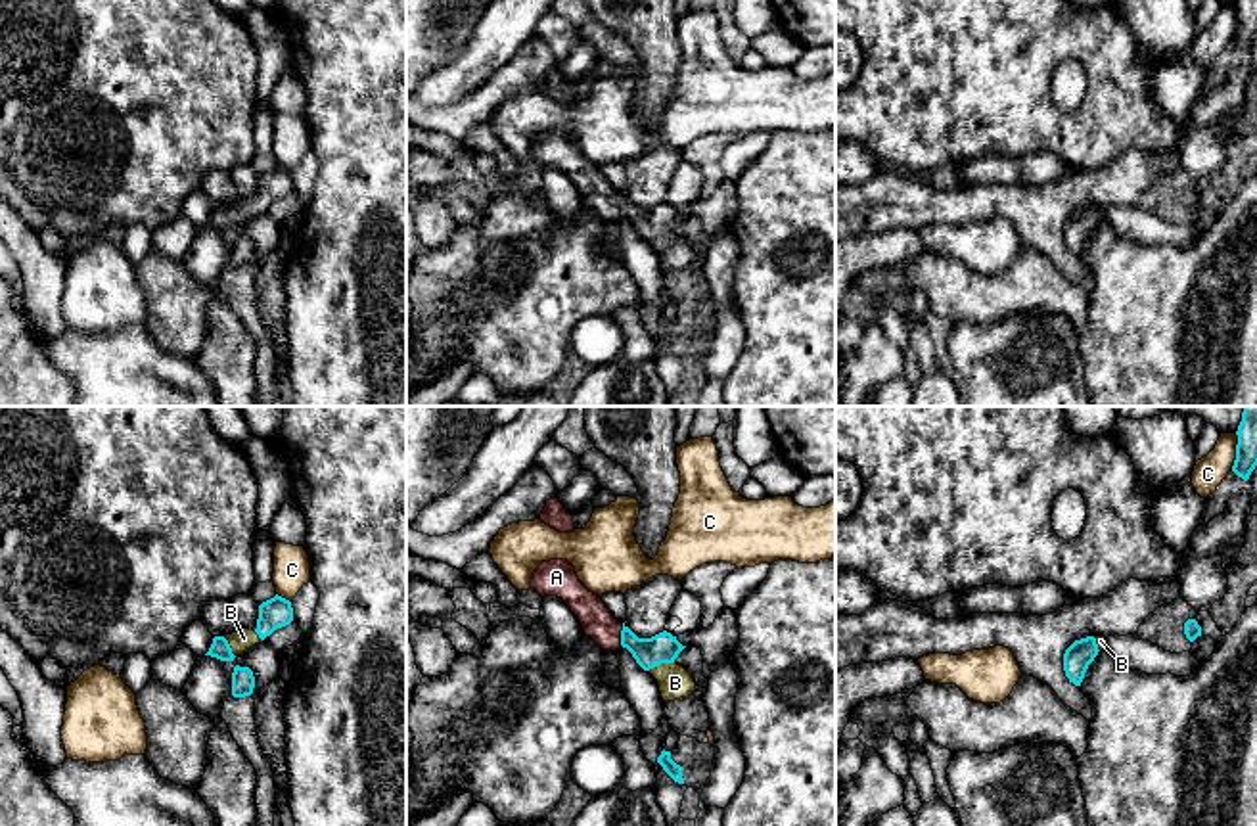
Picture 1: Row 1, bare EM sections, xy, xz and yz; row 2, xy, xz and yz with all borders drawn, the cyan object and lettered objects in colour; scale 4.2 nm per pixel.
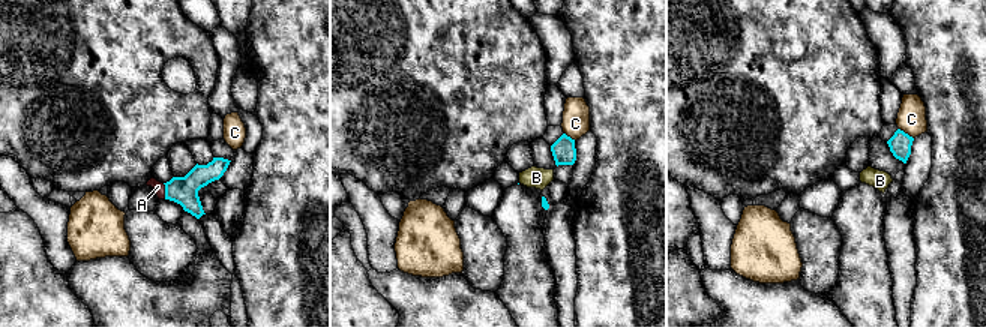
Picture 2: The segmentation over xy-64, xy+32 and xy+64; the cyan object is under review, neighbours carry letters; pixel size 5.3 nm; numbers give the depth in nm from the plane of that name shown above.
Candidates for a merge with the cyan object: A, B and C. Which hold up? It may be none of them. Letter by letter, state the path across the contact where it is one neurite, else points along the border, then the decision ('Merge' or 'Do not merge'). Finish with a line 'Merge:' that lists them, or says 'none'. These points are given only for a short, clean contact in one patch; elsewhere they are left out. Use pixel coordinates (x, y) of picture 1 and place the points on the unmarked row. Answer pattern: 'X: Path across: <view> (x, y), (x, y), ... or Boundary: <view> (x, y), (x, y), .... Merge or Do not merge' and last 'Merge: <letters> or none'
A: Path across: xz (662, 219), (639, 219), (621, 206), (610, 206), (598, 194). Merge
B: Path across: xz (662, 219), (660, 234), (675, 253). Merge
C: Do not merge
Merge: A, B

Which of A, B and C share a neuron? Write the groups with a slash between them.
A B / C

